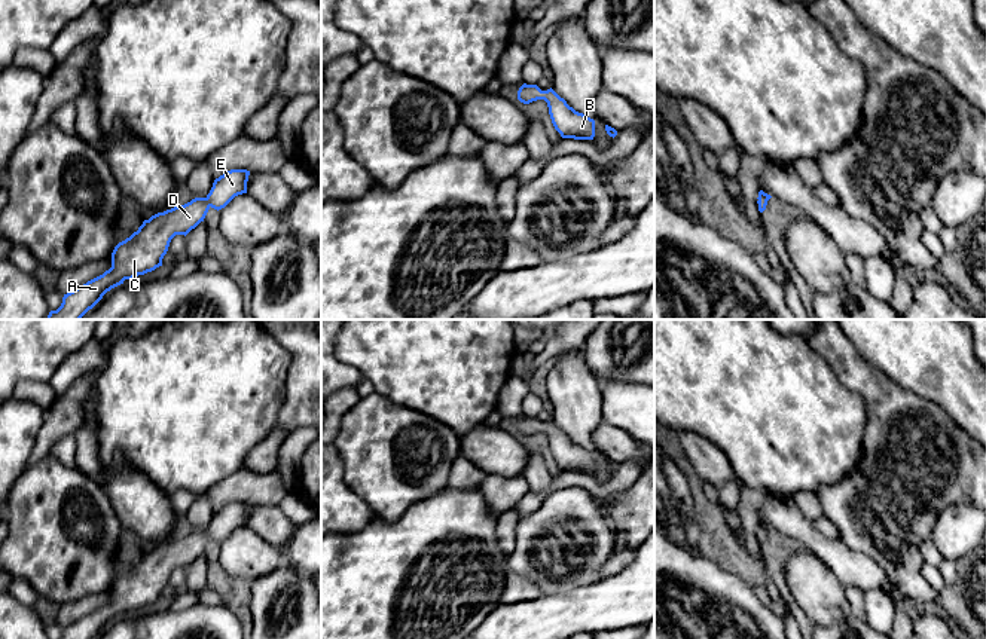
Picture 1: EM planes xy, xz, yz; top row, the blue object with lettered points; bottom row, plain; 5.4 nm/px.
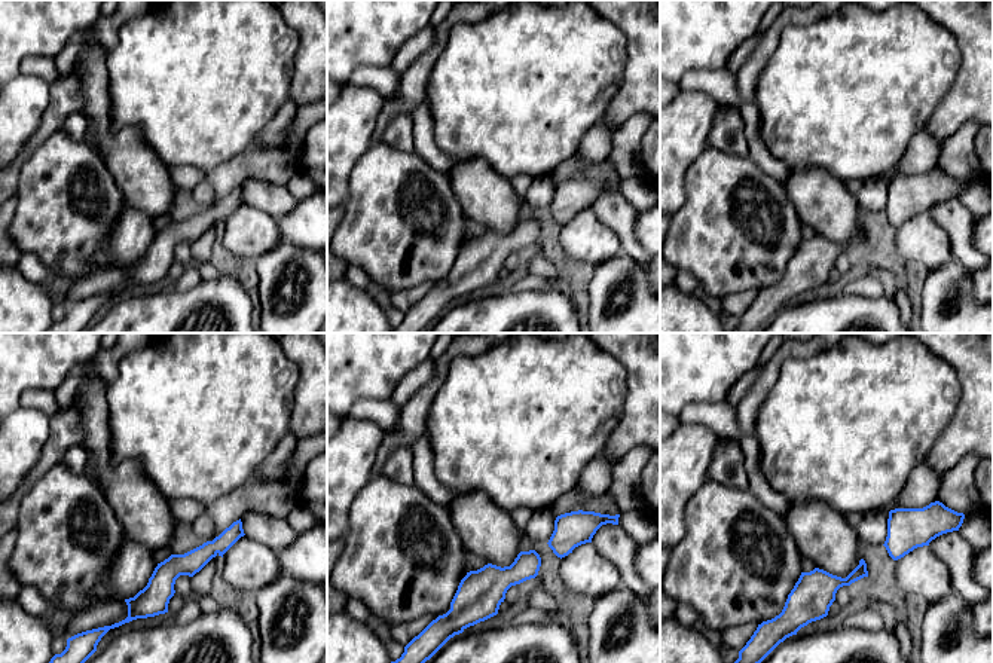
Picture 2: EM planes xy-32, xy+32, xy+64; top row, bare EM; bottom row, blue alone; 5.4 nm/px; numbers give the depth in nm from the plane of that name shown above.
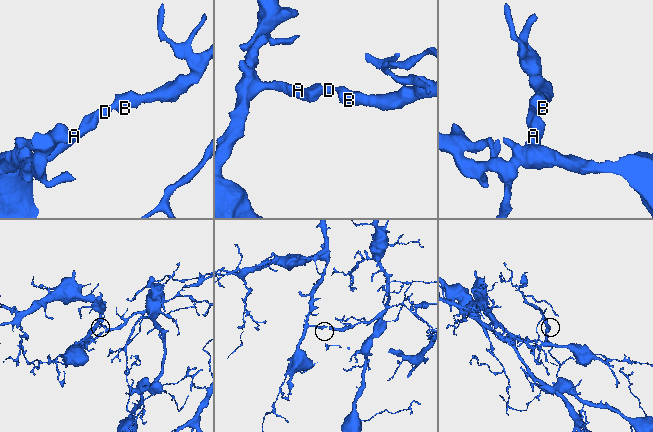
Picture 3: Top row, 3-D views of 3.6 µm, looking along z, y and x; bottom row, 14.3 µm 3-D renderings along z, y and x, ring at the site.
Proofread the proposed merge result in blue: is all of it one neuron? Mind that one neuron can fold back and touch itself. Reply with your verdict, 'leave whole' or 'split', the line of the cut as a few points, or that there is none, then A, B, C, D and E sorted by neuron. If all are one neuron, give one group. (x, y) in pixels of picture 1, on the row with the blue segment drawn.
leave whole; no cut; A B C D E

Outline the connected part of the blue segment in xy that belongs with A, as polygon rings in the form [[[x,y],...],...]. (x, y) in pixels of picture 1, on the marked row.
[[[231,169],[214,180],[205,198],[152,215],[112,253],[112,267],[103,275],[64,294],[57,311],[46,320],[80,320],[112,288],[162,266],[162,259],[175,235],[187,235],[204,221],[210,208],[222,210],[235,196],[247,193],[250,171]]]

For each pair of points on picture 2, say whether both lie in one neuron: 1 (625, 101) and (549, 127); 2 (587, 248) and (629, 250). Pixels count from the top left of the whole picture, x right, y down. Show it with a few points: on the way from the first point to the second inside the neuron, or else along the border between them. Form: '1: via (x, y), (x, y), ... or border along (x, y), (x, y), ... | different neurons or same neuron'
1: border along (623, 76), (623, 83), (599, 122) | different neurons
2: border along (599, 220), (614, 232), (620, 251) | different neurons

